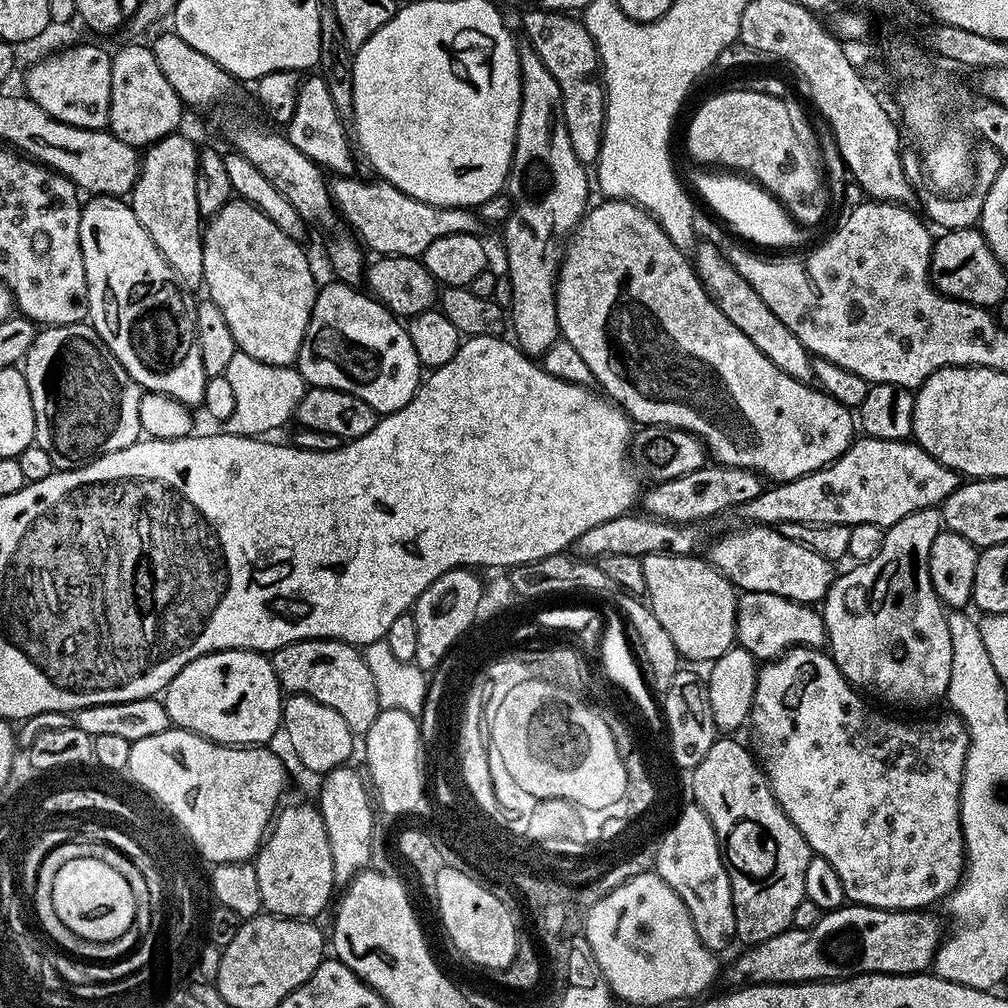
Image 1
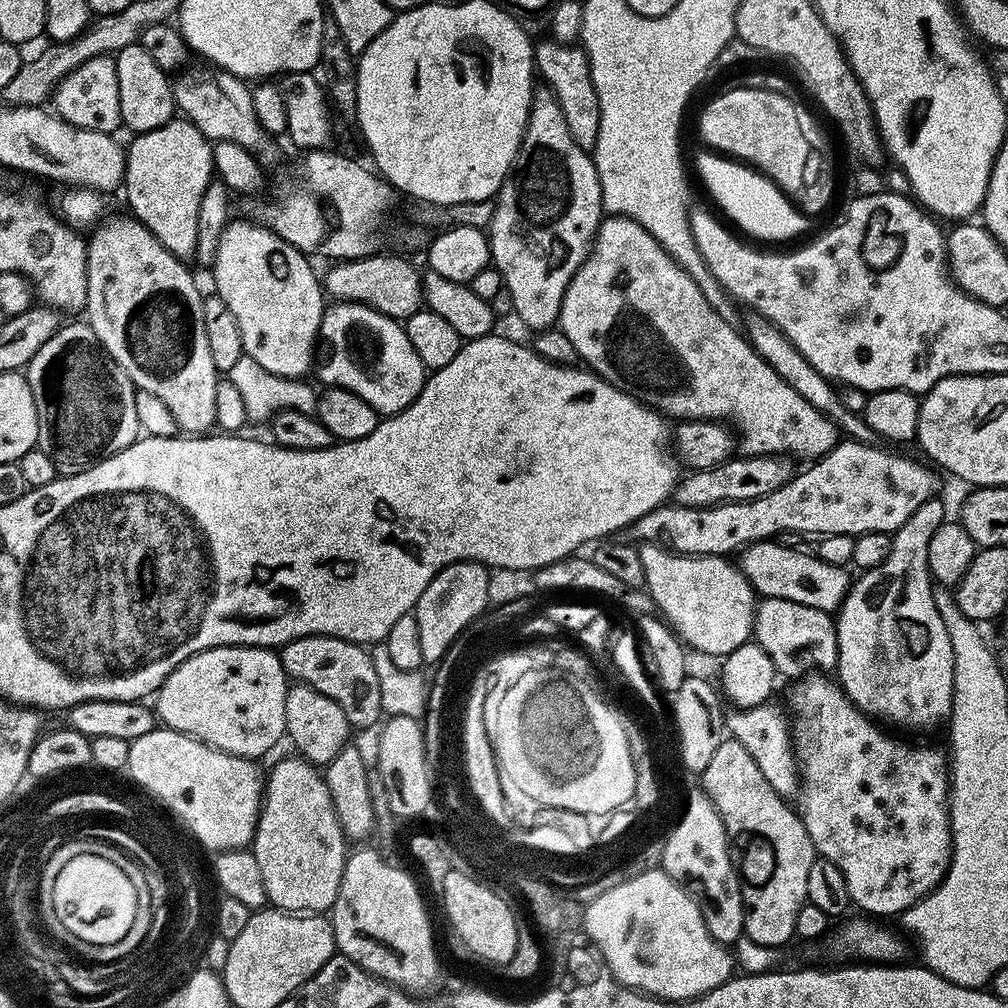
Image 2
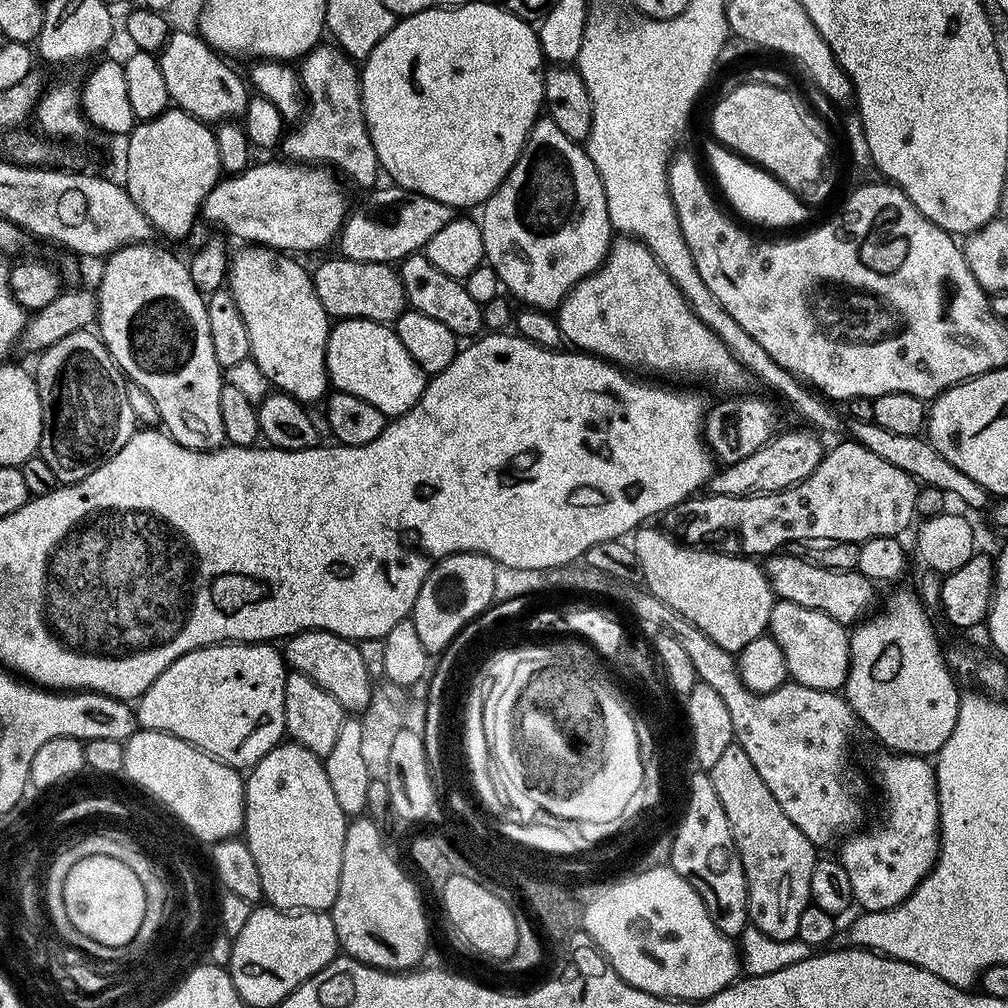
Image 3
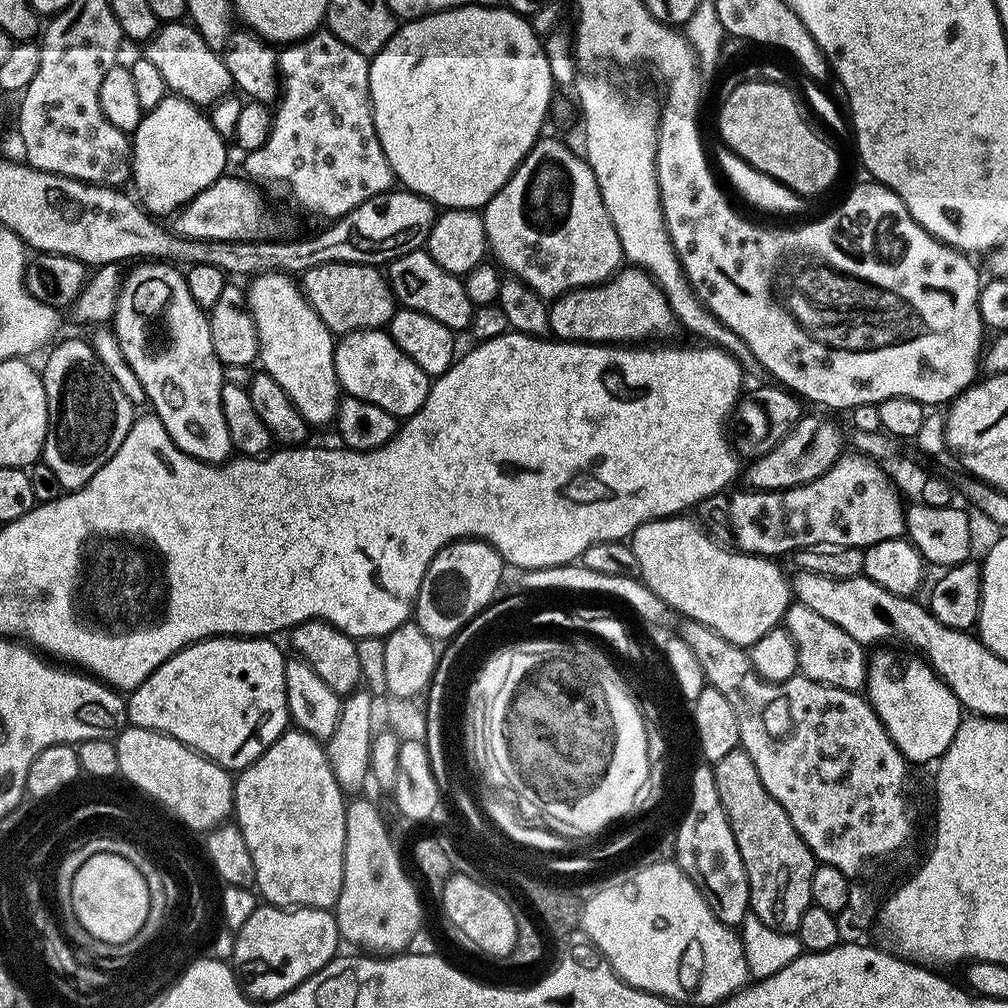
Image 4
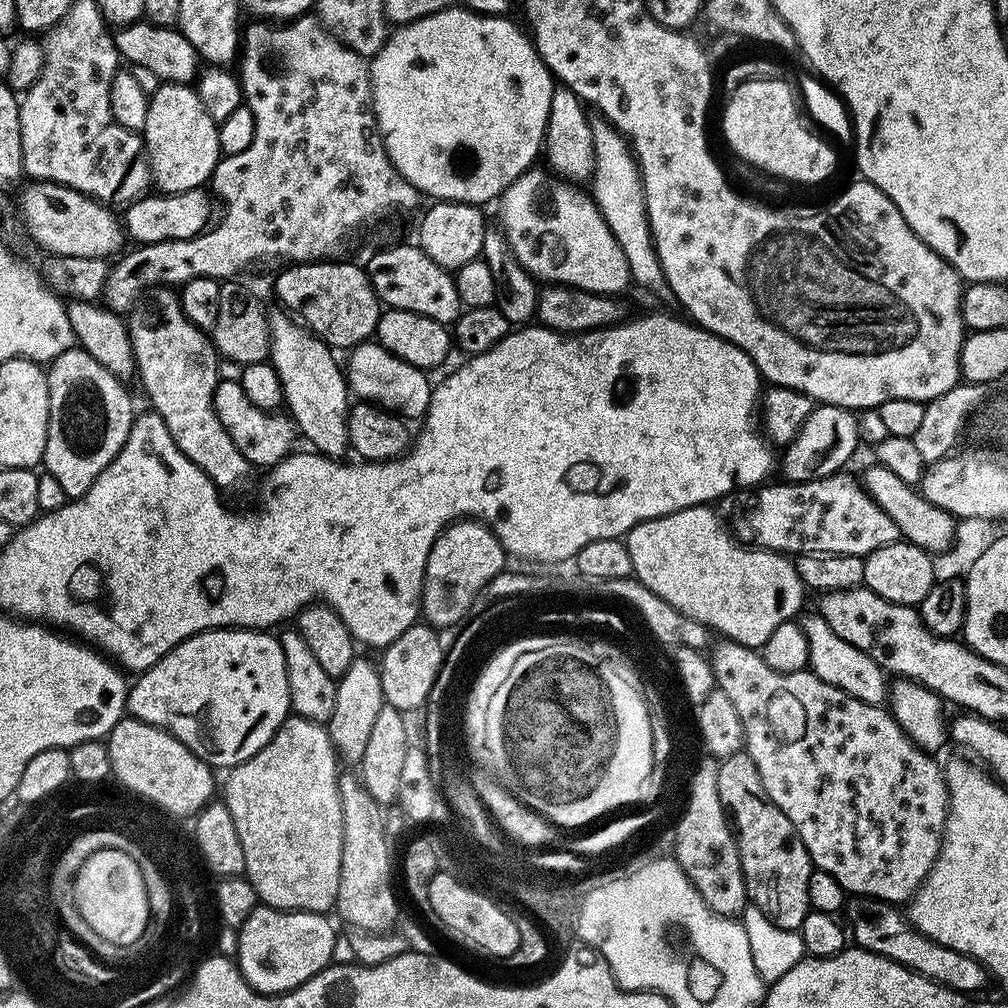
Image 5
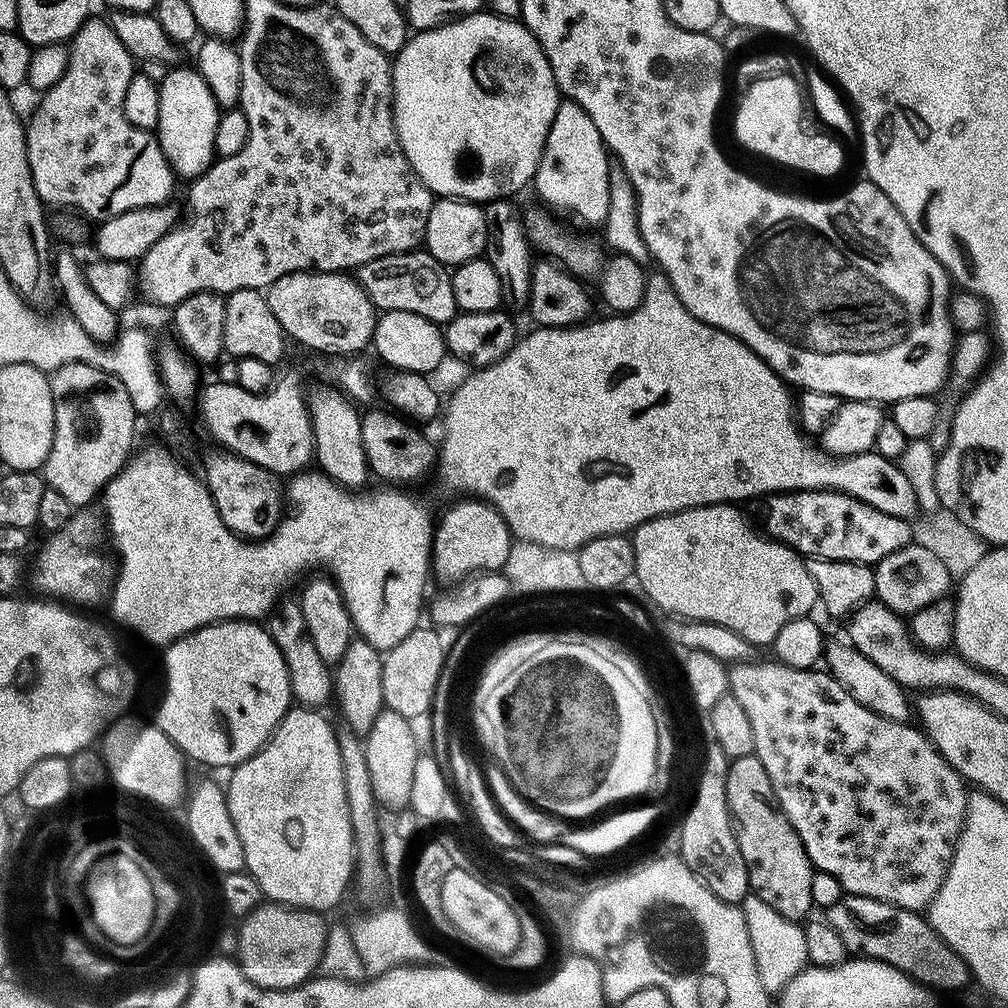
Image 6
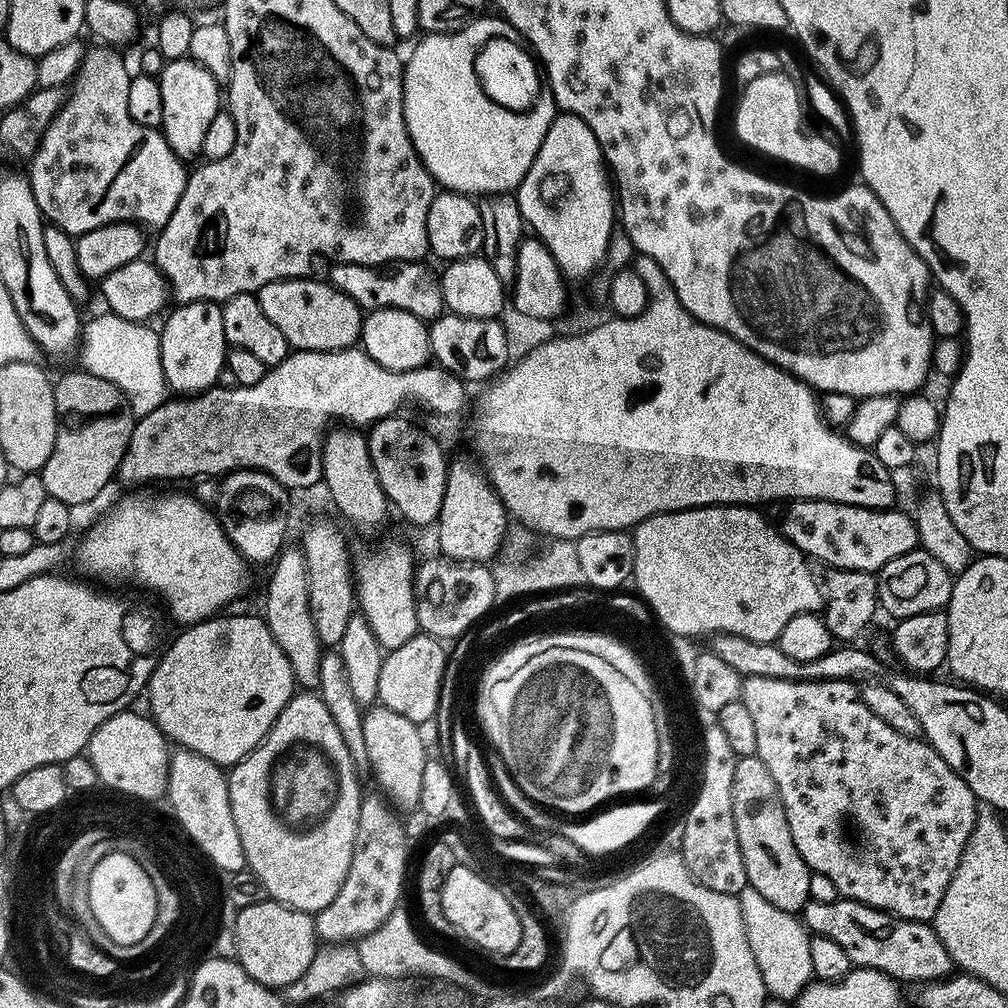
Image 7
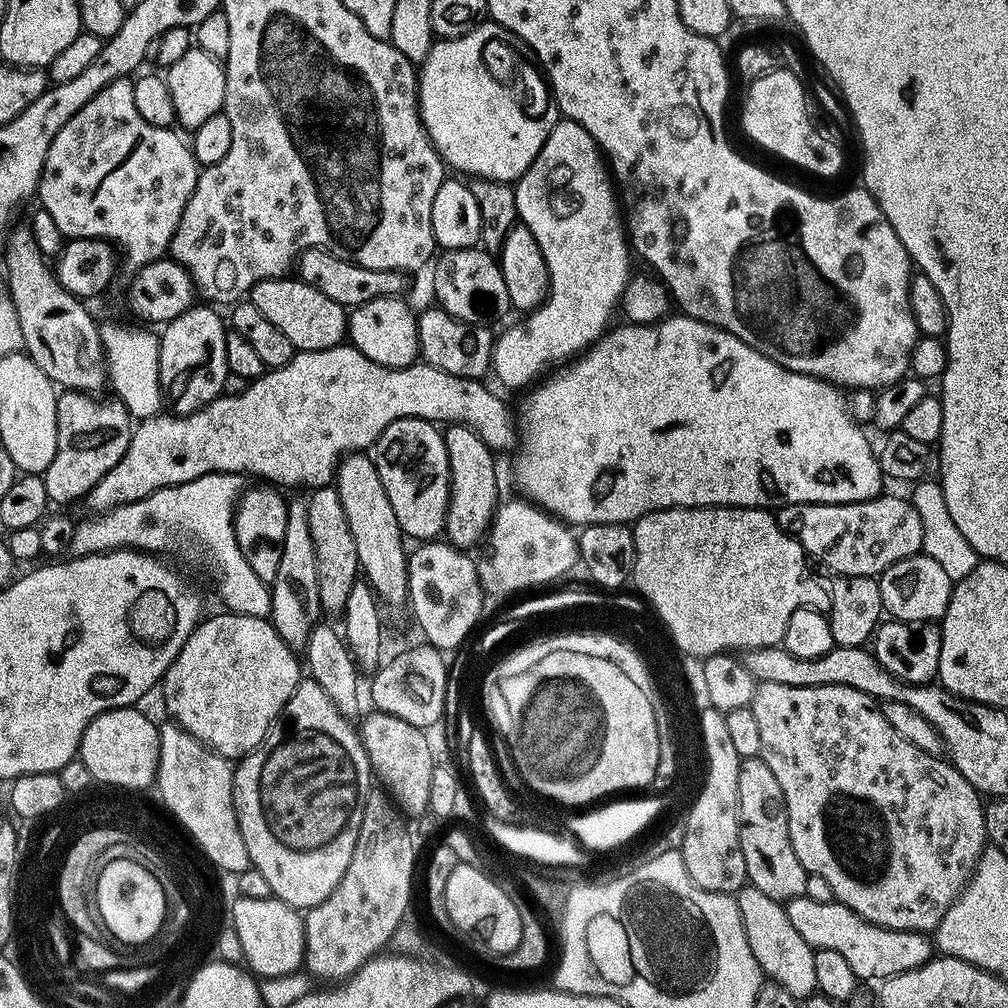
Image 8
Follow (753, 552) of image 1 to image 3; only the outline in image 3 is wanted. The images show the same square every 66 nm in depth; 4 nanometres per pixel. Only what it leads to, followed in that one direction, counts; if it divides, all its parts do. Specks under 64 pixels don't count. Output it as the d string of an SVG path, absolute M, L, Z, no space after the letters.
M773 554L762 564L768 581L772 584L772 591L779 599L798 602L798 606L810 606L810 610L822 610L822 614L830 614L830 618L845 626L855 625L869 611L867 608L872 604L874 584L860 571L827 568L814 564L811 559L805 557L803 560L800 556L784 555L788 554Z

